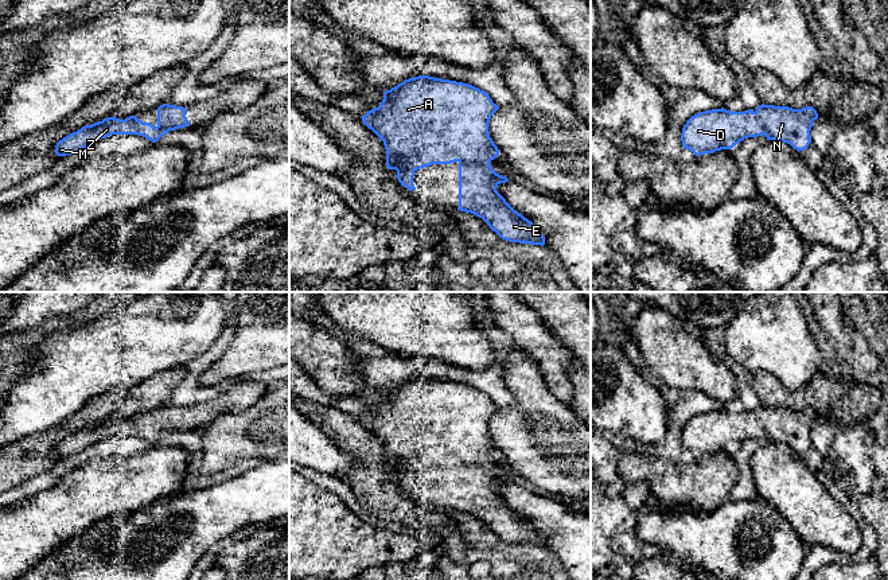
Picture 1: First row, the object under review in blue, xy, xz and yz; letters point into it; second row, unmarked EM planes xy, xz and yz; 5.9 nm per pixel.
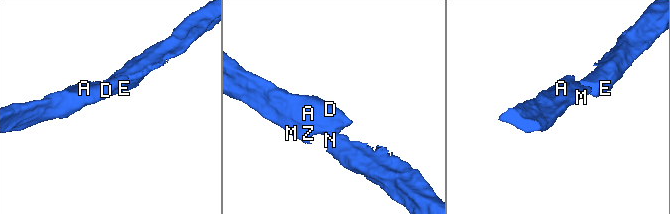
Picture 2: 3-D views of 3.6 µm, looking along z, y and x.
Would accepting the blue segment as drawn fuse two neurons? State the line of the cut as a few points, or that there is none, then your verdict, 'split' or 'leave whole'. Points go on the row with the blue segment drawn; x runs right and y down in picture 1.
no cut | leave whole

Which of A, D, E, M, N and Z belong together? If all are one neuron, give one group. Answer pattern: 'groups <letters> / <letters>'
groups A D E M N Z

